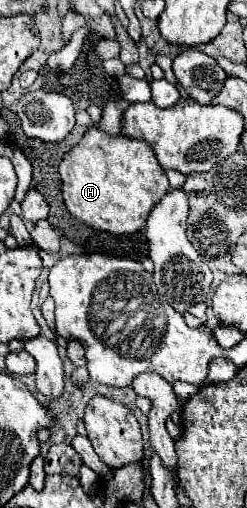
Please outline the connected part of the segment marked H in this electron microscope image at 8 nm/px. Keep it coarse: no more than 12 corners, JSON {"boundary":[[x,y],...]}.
{"boundary":[[92,126],[58,170],[70,214],[142,230],[170,188],[148,144]]}

